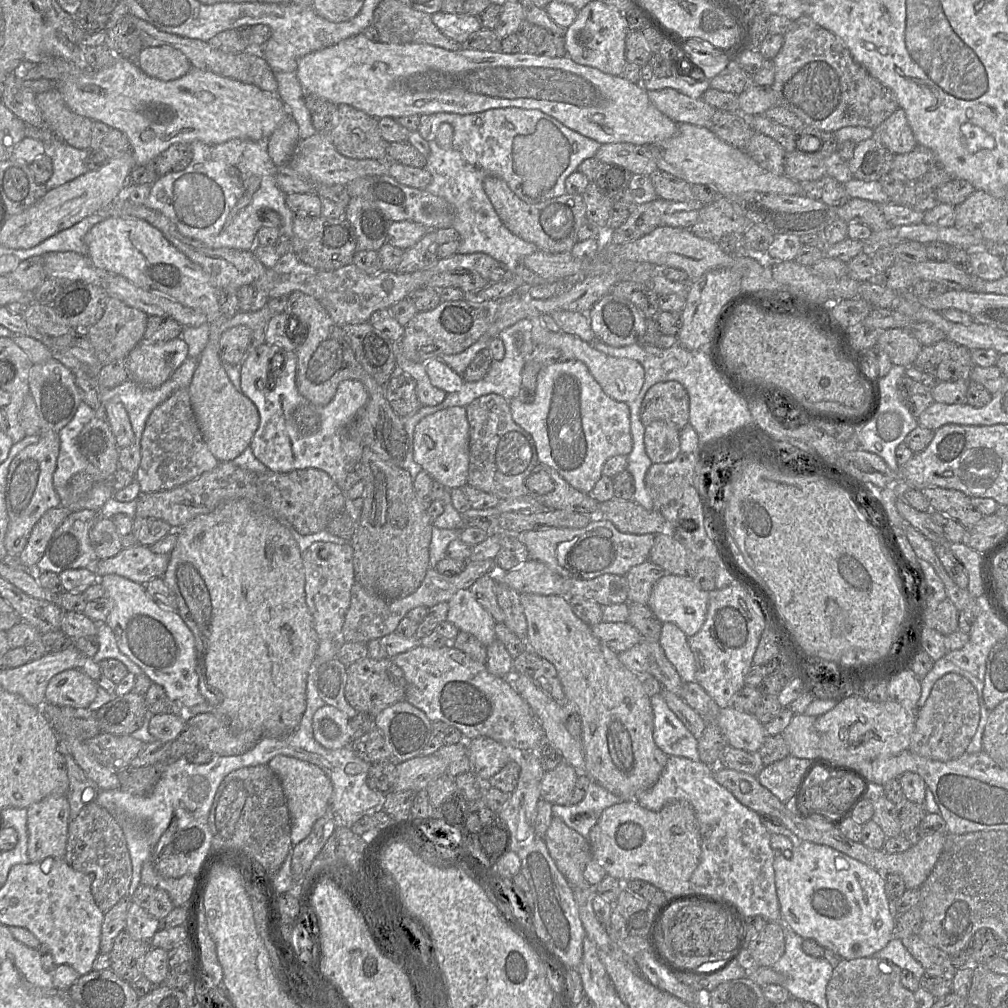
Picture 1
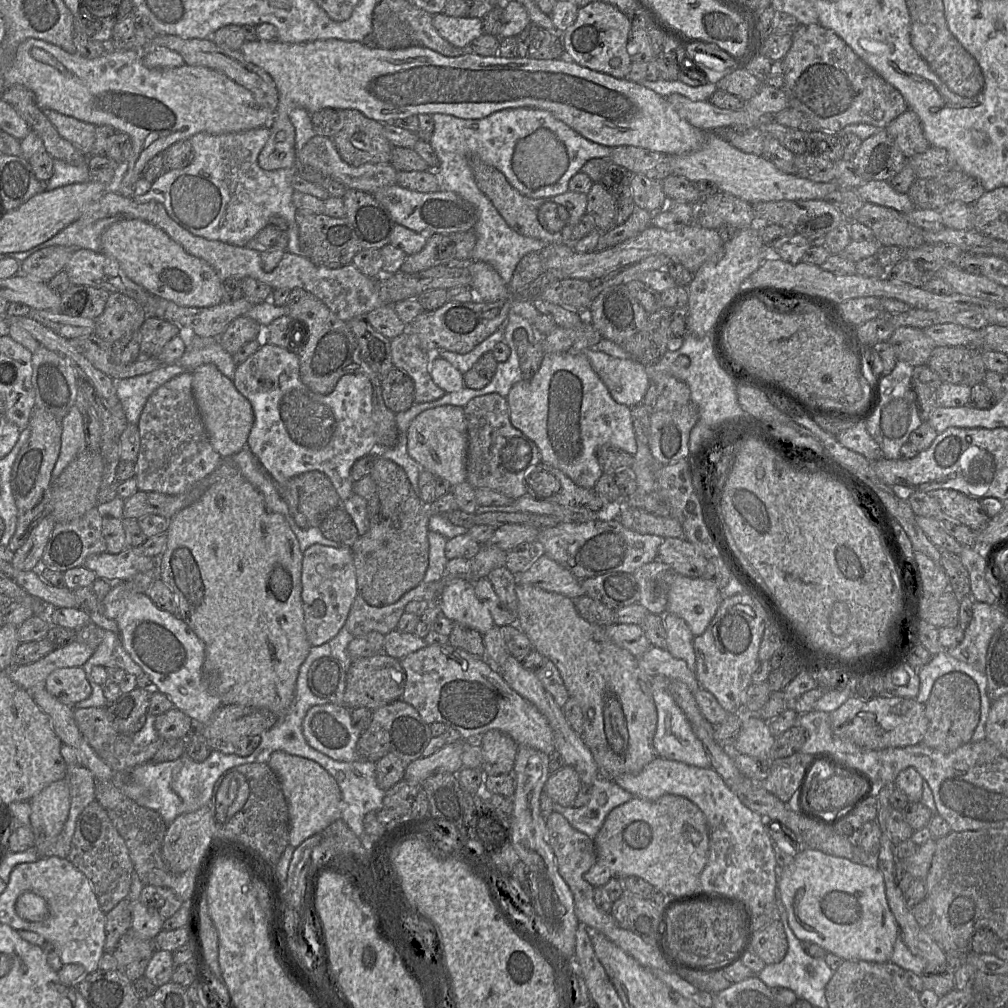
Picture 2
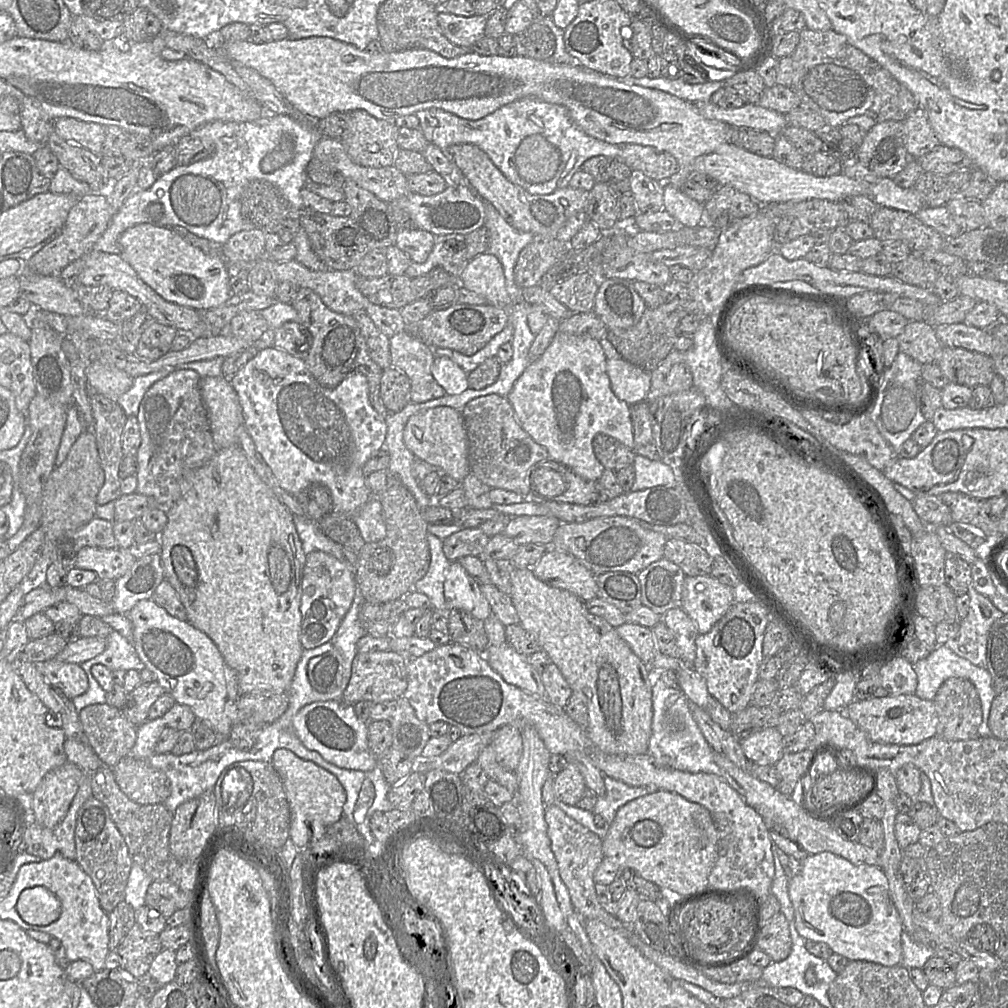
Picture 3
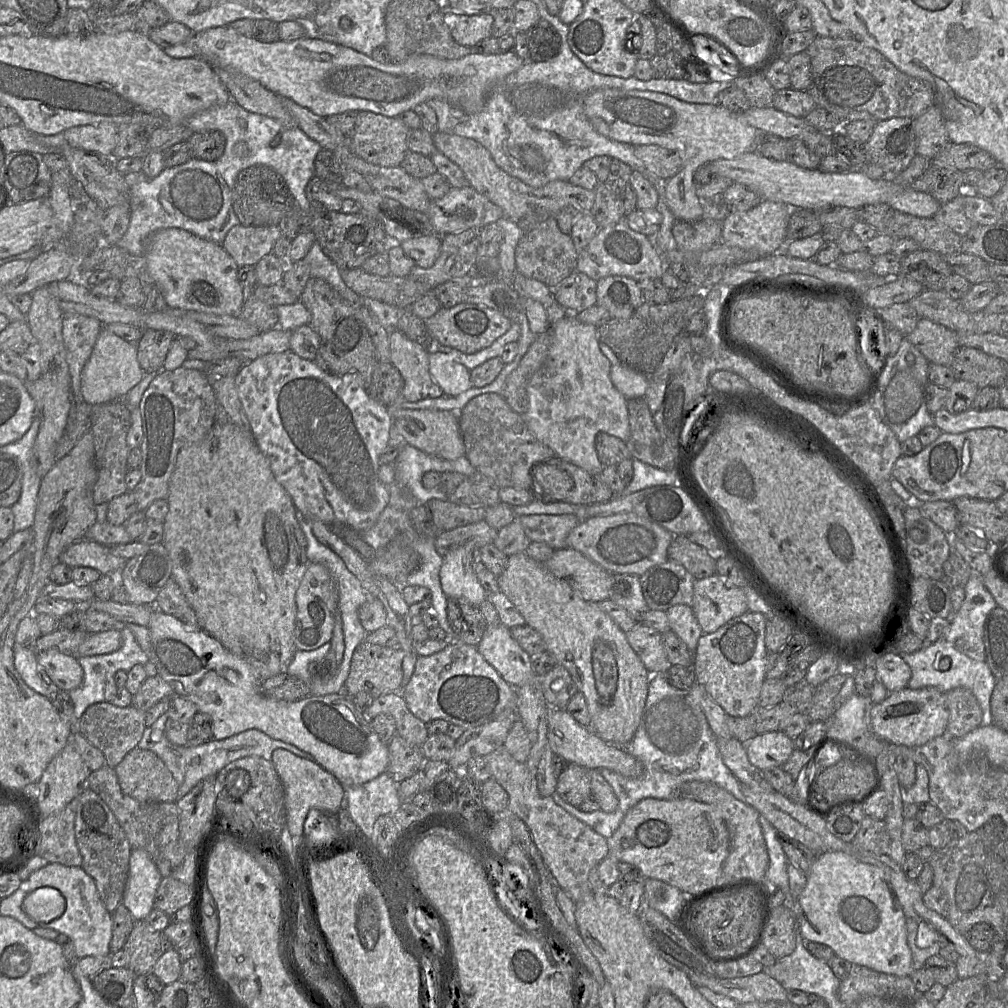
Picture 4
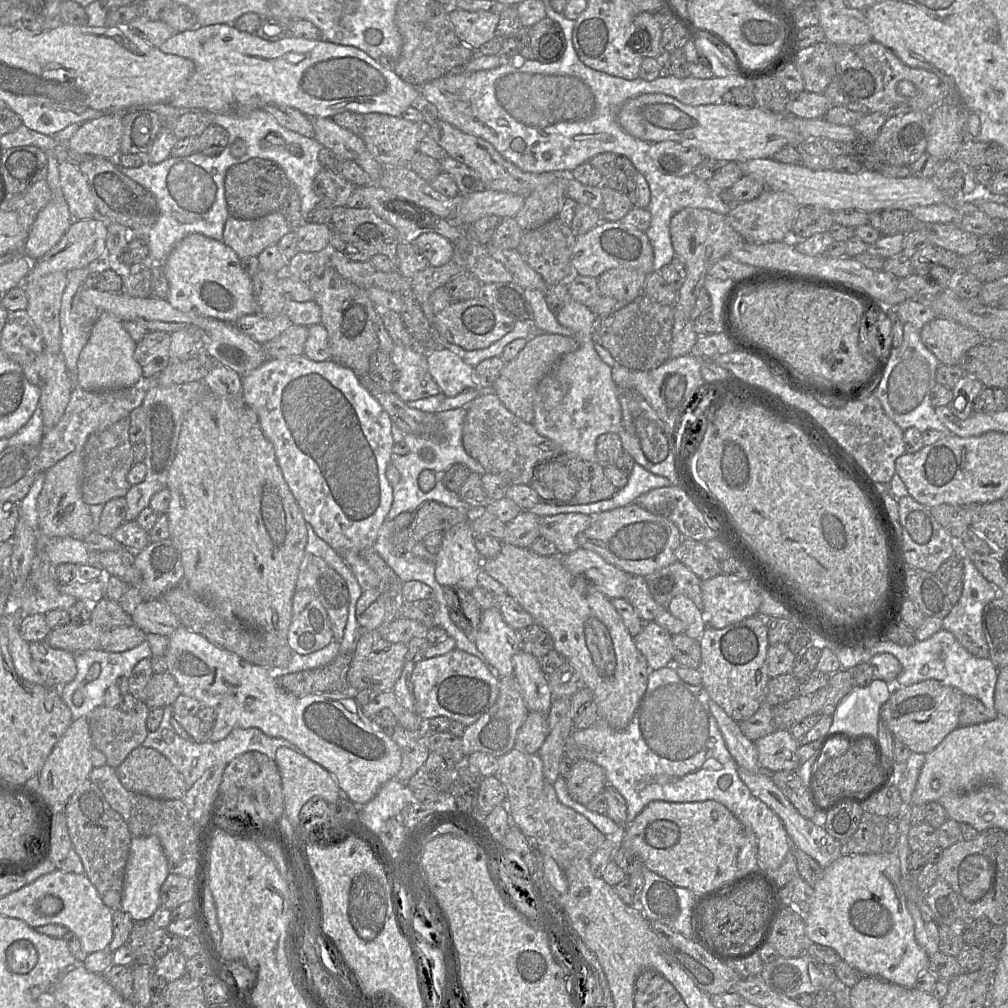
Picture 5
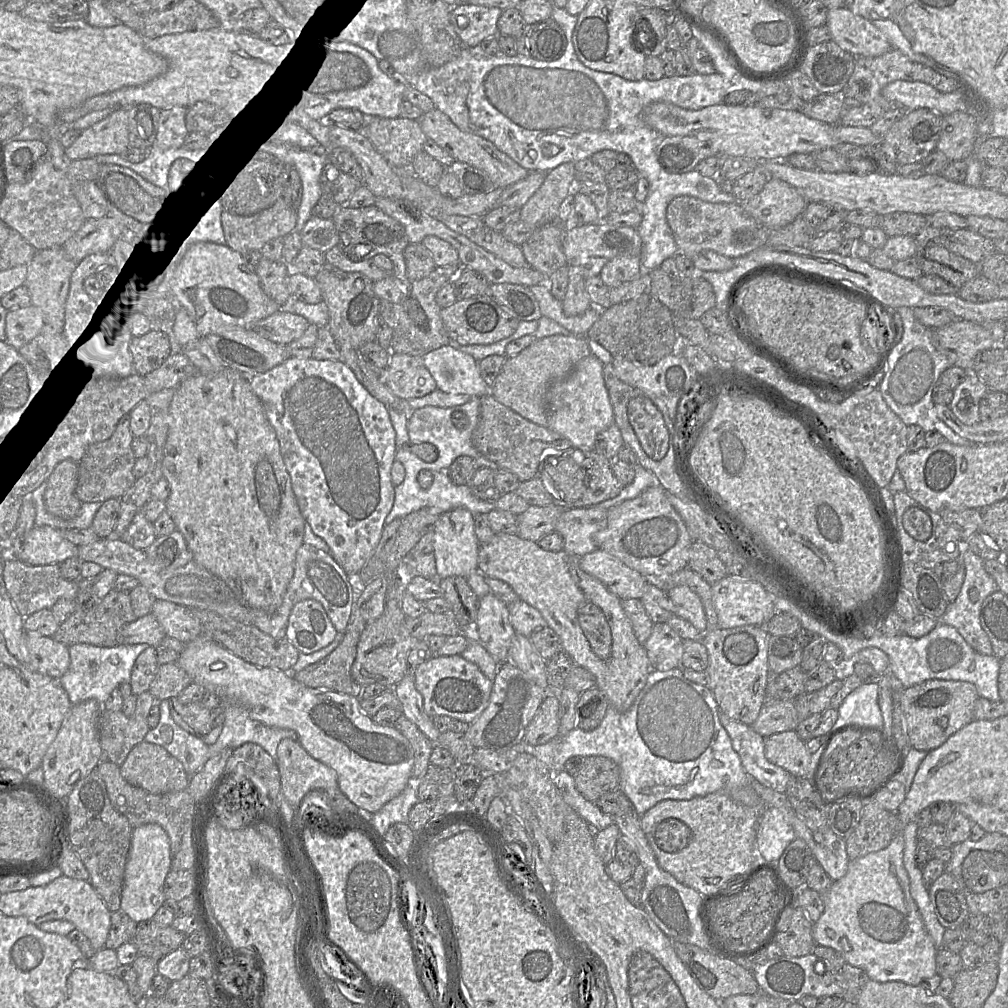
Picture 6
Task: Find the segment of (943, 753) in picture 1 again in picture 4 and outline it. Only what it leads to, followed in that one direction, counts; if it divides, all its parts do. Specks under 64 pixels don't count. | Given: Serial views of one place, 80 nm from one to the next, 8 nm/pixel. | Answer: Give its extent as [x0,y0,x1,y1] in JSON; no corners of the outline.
[946,688,983,738]

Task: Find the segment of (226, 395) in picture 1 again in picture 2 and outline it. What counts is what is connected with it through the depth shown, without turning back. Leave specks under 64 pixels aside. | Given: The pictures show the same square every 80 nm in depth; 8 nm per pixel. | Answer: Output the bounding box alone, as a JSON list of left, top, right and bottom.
[188,363,254,458]

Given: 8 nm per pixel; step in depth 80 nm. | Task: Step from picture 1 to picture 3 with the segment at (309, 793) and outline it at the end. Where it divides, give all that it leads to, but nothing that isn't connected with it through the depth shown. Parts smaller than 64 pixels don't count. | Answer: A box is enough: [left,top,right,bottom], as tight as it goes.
[272,749,346,850]

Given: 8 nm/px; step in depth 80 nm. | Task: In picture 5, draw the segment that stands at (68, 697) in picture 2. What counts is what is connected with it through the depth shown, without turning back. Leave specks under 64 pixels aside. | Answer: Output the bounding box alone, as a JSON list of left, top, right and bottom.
[29,640,75,686]

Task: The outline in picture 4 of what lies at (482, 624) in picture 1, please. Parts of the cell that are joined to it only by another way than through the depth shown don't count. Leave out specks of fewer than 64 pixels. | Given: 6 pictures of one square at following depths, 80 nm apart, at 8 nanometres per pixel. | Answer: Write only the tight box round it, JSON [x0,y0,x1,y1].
[440,547,488,607]

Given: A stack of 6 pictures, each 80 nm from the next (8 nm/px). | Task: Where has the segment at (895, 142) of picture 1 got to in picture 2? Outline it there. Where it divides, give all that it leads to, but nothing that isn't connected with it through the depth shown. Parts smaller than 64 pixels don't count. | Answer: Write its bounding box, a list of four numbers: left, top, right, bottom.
[885,109,930,158]

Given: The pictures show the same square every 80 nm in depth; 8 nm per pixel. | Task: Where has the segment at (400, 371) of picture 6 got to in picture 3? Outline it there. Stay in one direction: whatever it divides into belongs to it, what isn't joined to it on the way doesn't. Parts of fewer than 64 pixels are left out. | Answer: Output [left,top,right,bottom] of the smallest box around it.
[389,328,446,403]

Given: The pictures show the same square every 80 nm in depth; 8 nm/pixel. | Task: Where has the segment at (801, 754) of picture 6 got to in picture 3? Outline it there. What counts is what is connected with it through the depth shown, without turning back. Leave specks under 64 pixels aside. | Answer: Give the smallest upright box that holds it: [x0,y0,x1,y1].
[740,728,785,765]

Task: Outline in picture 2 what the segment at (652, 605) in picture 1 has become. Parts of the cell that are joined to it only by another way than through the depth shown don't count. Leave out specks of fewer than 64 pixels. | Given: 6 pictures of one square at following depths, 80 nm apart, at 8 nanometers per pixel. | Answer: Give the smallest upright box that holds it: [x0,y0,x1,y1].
[666,575,722,636]

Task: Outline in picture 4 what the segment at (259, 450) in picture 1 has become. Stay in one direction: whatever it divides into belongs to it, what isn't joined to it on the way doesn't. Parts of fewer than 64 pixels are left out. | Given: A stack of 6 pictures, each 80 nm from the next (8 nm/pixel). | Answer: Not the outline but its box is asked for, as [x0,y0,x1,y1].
[235,350,392,532]

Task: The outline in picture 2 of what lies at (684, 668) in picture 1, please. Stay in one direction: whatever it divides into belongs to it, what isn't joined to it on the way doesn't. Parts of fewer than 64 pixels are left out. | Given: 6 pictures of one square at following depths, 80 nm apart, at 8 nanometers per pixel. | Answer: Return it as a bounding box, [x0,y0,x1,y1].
[663,612,695,671]

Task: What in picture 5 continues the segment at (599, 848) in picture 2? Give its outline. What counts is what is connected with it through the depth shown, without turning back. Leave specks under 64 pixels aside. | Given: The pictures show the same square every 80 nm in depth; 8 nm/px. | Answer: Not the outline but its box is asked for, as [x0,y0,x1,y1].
[617,800,744,895]

